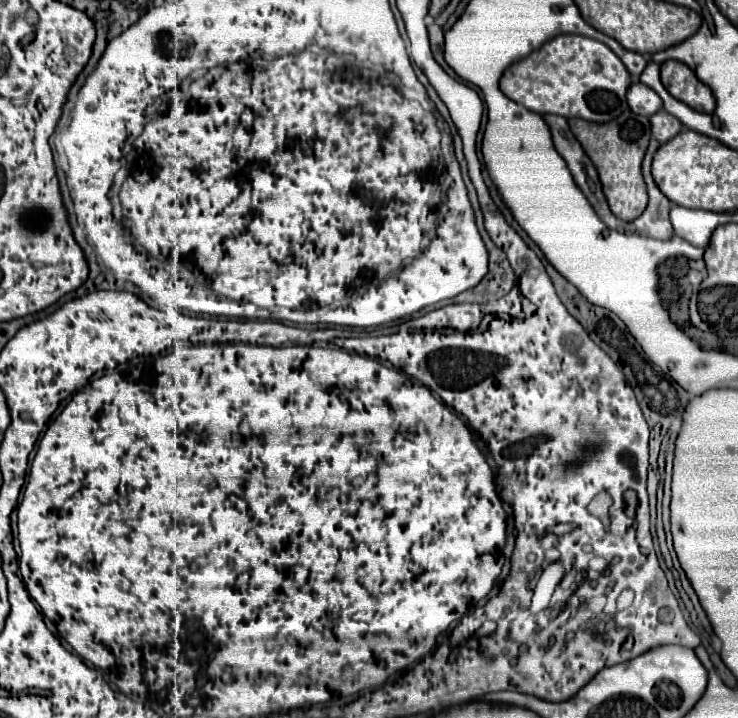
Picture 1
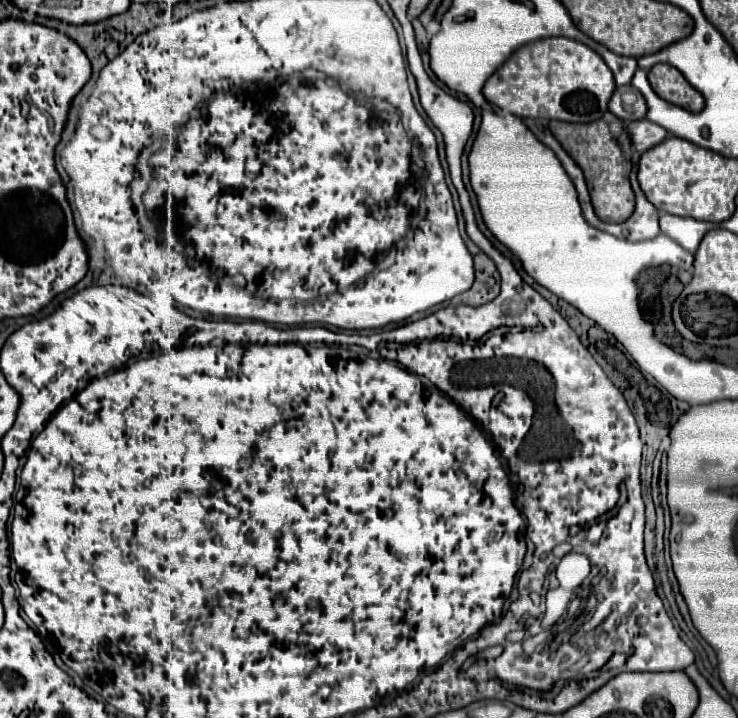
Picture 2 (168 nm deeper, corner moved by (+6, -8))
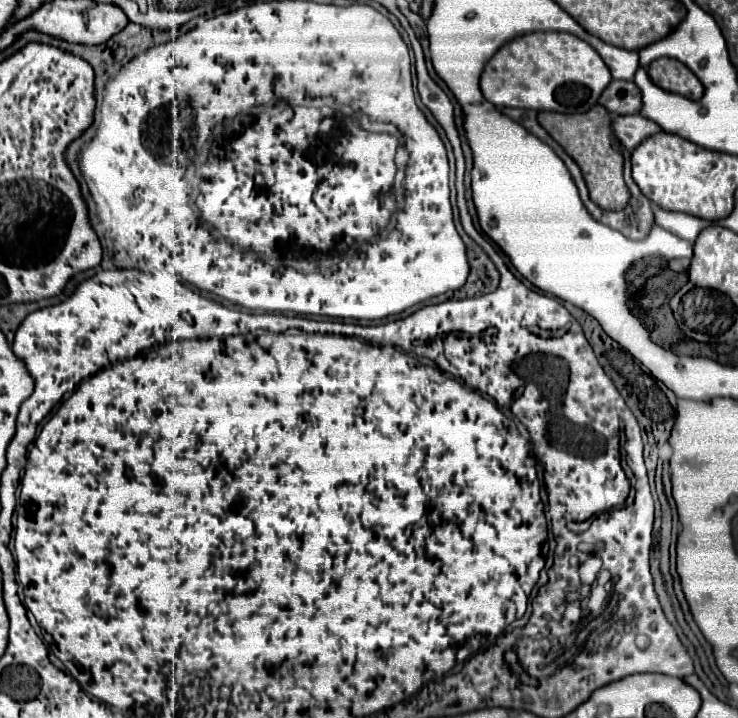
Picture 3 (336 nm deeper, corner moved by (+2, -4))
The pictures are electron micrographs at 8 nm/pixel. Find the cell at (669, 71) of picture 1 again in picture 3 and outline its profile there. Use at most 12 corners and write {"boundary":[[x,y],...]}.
{"boundary":[[656,59],[648,75],[664,91],[692,101],[704,85],[684,63]]}

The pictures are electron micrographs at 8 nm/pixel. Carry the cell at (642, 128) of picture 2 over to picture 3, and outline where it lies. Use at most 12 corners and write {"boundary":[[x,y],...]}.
{"boundary":[[642,115],[614,117],[612,129],[624,149],[636,149],[660,125]]}

